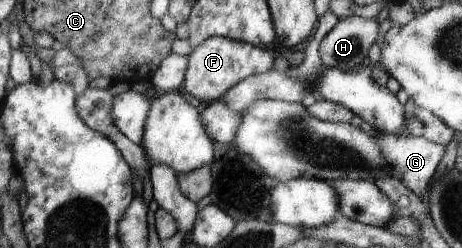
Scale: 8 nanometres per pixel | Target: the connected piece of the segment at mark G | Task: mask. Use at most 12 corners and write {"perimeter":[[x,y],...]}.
{"perimeter":[[378,133],[390,174],[421,199],[444,145]]}

